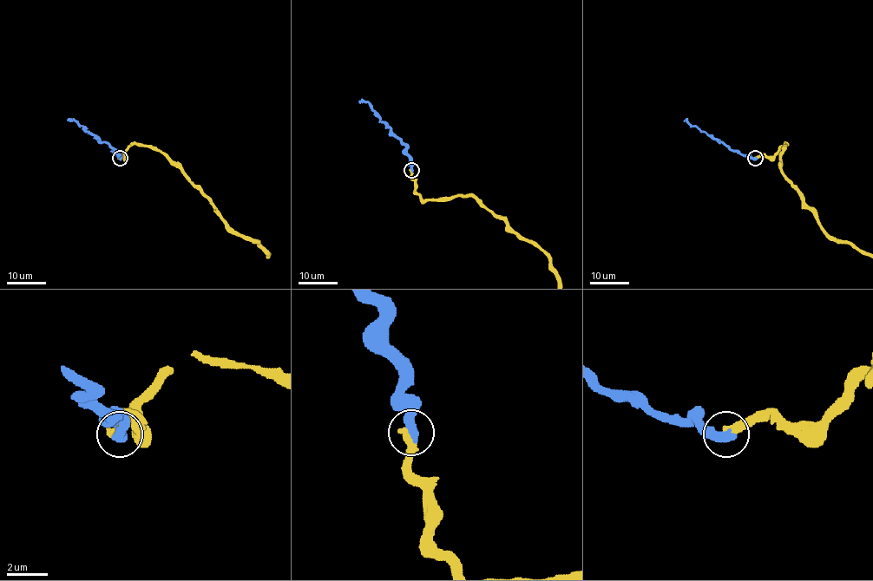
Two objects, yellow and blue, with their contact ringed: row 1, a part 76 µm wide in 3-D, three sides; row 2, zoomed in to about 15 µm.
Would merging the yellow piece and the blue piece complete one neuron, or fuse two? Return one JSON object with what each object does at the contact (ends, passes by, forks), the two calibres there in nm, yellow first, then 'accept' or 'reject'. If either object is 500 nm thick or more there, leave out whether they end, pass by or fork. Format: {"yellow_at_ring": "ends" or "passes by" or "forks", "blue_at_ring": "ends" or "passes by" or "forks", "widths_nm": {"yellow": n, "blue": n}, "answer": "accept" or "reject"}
{"widths_nm": {"yellow": 480, "blue": 550}, "answer": "reject"}

